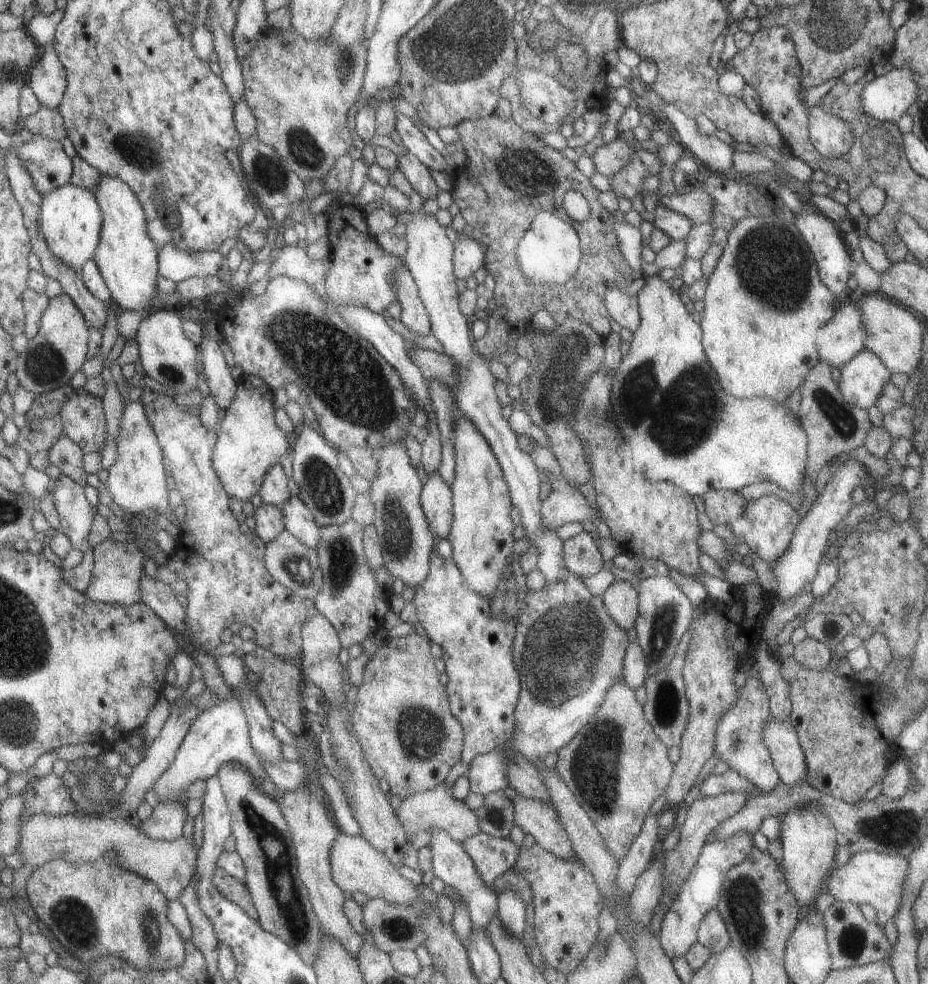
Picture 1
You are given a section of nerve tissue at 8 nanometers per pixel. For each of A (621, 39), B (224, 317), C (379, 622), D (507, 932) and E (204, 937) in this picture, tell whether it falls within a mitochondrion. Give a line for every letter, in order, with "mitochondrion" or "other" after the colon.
A: other
B: other
C: other
D: other
E: other

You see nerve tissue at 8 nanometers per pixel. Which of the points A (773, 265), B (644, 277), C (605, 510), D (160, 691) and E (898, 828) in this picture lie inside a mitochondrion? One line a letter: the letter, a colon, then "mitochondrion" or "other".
A: mitochondrion
B: other
C: other
D: other
E: mitochondrion

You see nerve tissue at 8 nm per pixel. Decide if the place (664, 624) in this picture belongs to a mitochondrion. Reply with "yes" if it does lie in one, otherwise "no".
yes

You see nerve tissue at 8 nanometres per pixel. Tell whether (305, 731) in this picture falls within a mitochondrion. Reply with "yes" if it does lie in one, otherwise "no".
no

